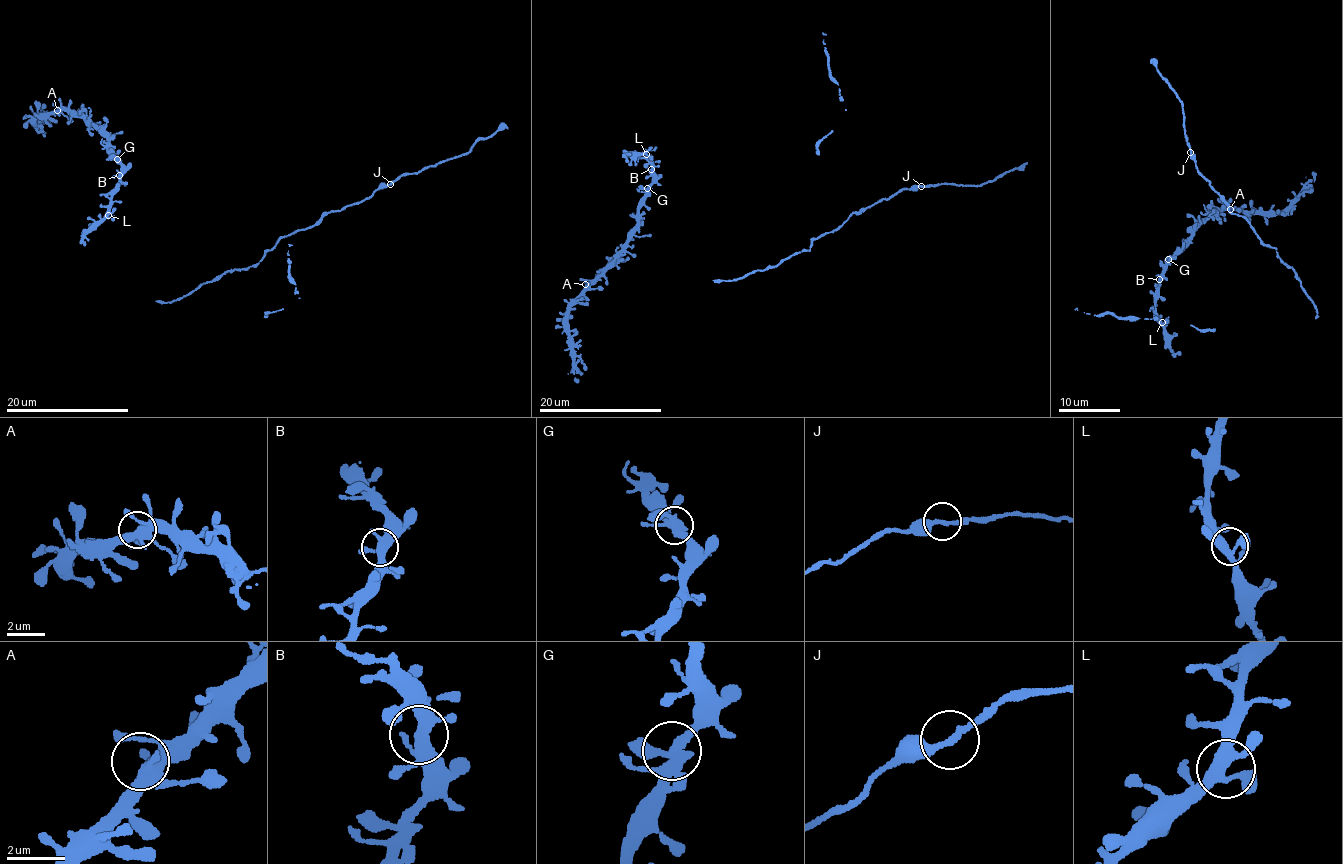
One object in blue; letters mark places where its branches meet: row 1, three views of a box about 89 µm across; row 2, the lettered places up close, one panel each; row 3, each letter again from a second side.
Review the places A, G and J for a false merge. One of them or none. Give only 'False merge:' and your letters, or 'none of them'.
False merge: none of them

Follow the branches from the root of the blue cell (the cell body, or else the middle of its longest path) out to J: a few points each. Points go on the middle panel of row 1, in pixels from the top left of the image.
J: (713, 280), (737, 280), (776, 266), (810, 248), (812, 240), (831, 232), (853, 213), (901, 189), (921, 185)

